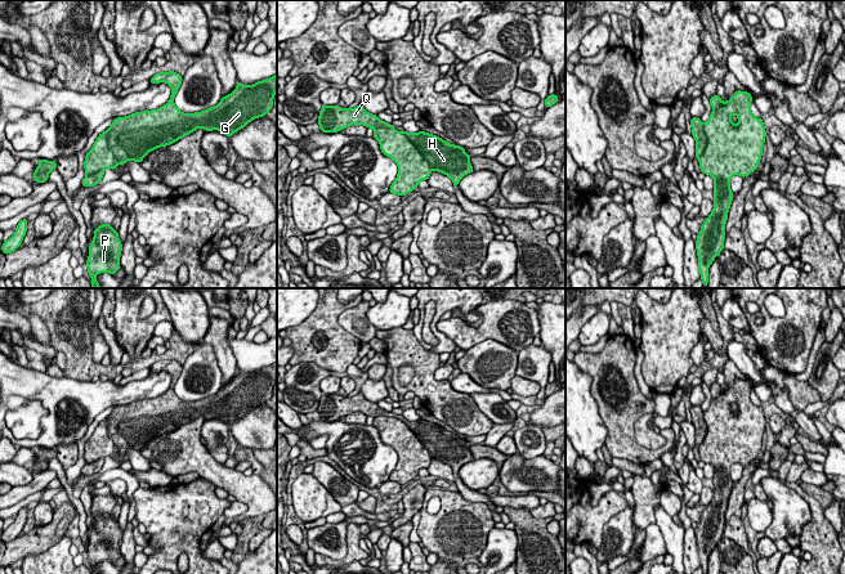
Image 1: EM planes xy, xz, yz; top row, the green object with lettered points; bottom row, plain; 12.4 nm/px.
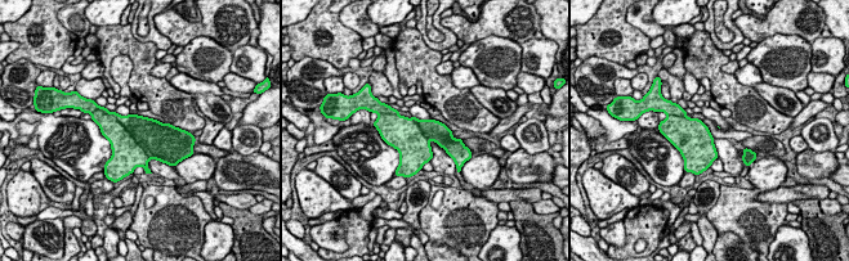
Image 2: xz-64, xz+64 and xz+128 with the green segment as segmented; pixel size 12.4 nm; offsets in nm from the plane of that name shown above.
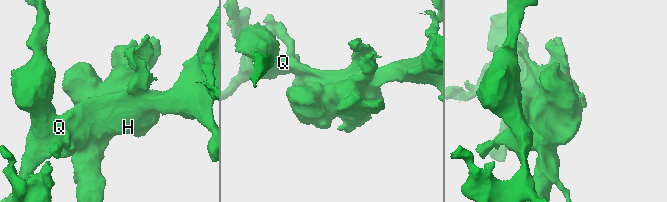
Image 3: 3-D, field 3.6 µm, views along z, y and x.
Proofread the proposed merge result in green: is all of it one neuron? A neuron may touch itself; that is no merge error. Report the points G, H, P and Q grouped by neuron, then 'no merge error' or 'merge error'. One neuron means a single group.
G H Q / P; merge error

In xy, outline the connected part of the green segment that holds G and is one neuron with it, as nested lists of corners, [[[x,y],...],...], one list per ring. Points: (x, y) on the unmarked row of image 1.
[[[174,359],[153,363],[149,368],[151,372],[165,371],[171,375],[171,384],[167,391],[157,398],[135,400],[125,405],[116,405],[109,413],[107,417],[108,436],[112,439],[120,453],[125,453],[128,449],[140,452],[149,440],[165,434],[167,435],[200,416],[204,416],[205,421],[218,418],[231,426],[252,408],[264,405],[269,399],[272,399],[273,387],[277,381],[277,362],[252,373],[243,373],[237,369],[236,377],[227,385],[222,385],[216,394],[201,400],[184,402],[174,393],[174,386],[182,369],[183,366]]]

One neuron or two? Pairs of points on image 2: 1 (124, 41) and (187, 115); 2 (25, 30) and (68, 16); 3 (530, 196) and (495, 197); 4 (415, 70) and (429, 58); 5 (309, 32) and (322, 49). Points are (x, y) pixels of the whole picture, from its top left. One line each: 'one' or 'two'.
1: one
2: two
3: one
4: one
5: one

